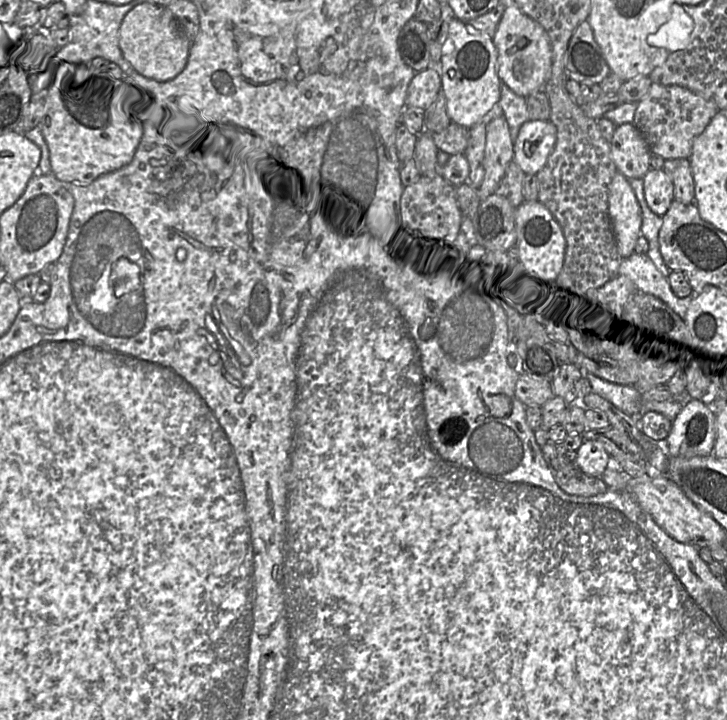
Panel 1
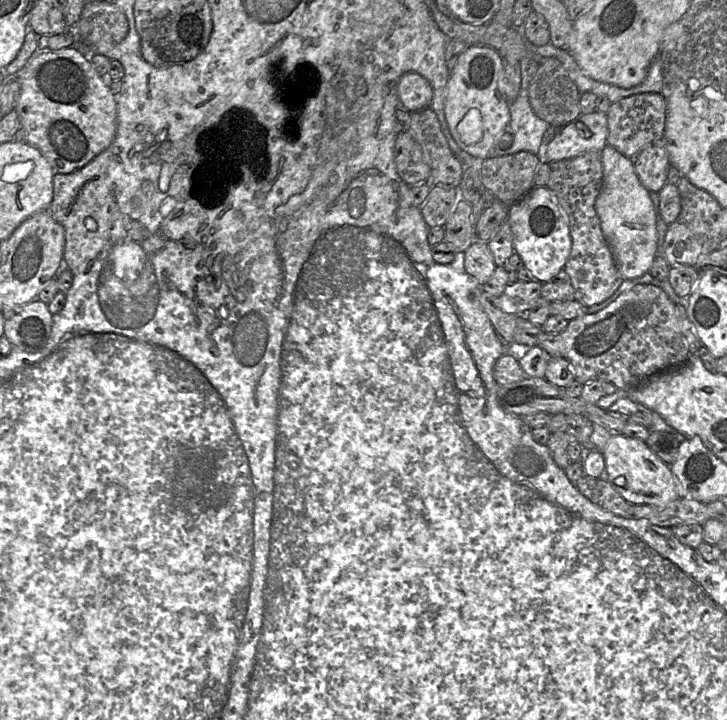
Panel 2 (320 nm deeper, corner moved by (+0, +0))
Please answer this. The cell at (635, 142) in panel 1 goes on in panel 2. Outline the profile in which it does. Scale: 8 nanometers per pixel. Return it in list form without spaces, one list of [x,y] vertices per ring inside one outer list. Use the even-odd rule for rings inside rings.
[[[662,142],[642,149],[634,158],[635,171],[642,185],[649,192],[659,193],[668,183],[669,155]]]

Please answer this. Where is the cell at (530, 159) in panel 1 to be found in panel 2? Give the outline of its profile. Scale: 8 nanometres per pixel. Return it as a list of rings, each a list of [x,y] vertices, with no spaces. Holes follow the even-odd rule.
[[[601,112],[580,115],[561,127],[548,144],[541,143],[537,155],[540,163],[572,159],[590,151],[601,151],[607,145],[607,117]]]

